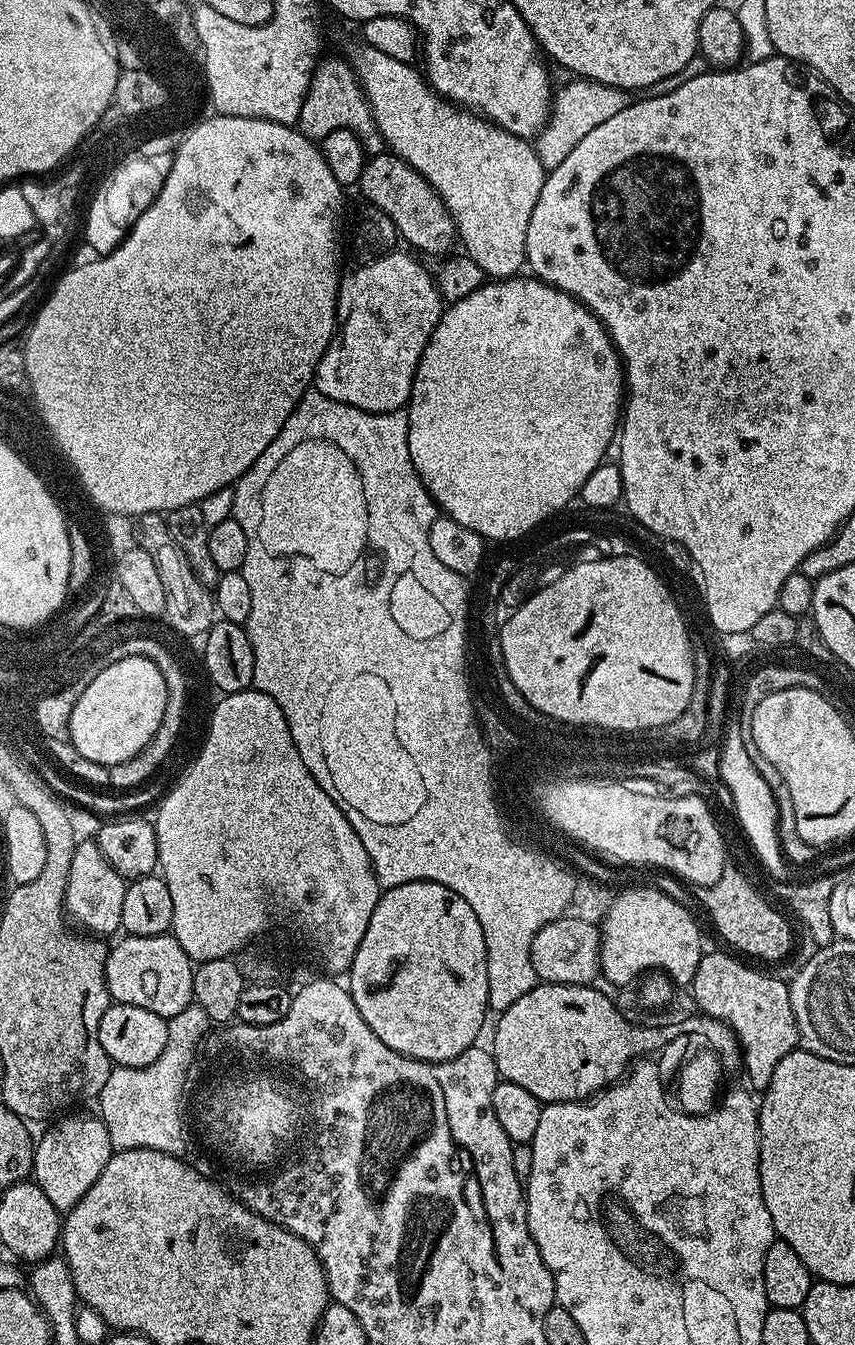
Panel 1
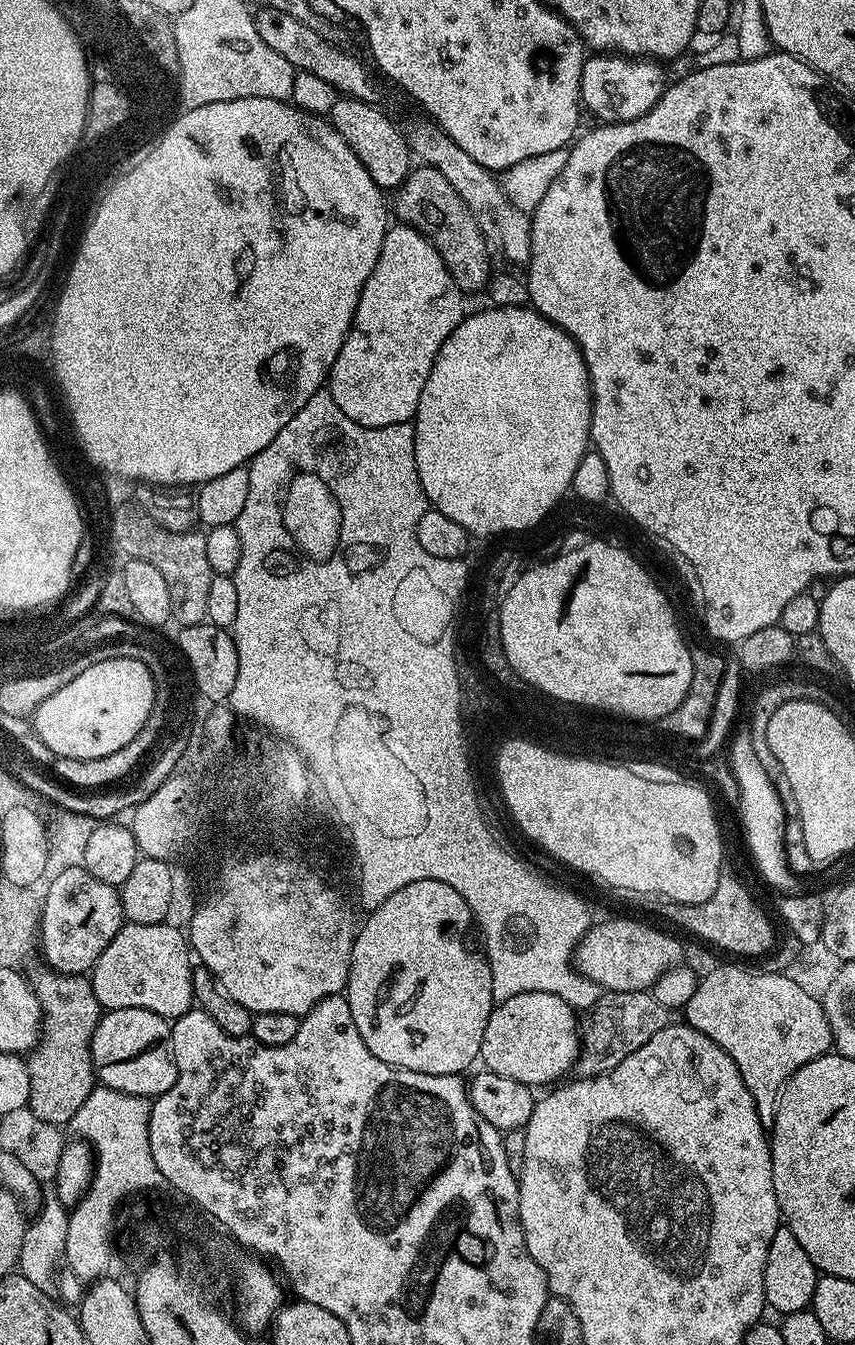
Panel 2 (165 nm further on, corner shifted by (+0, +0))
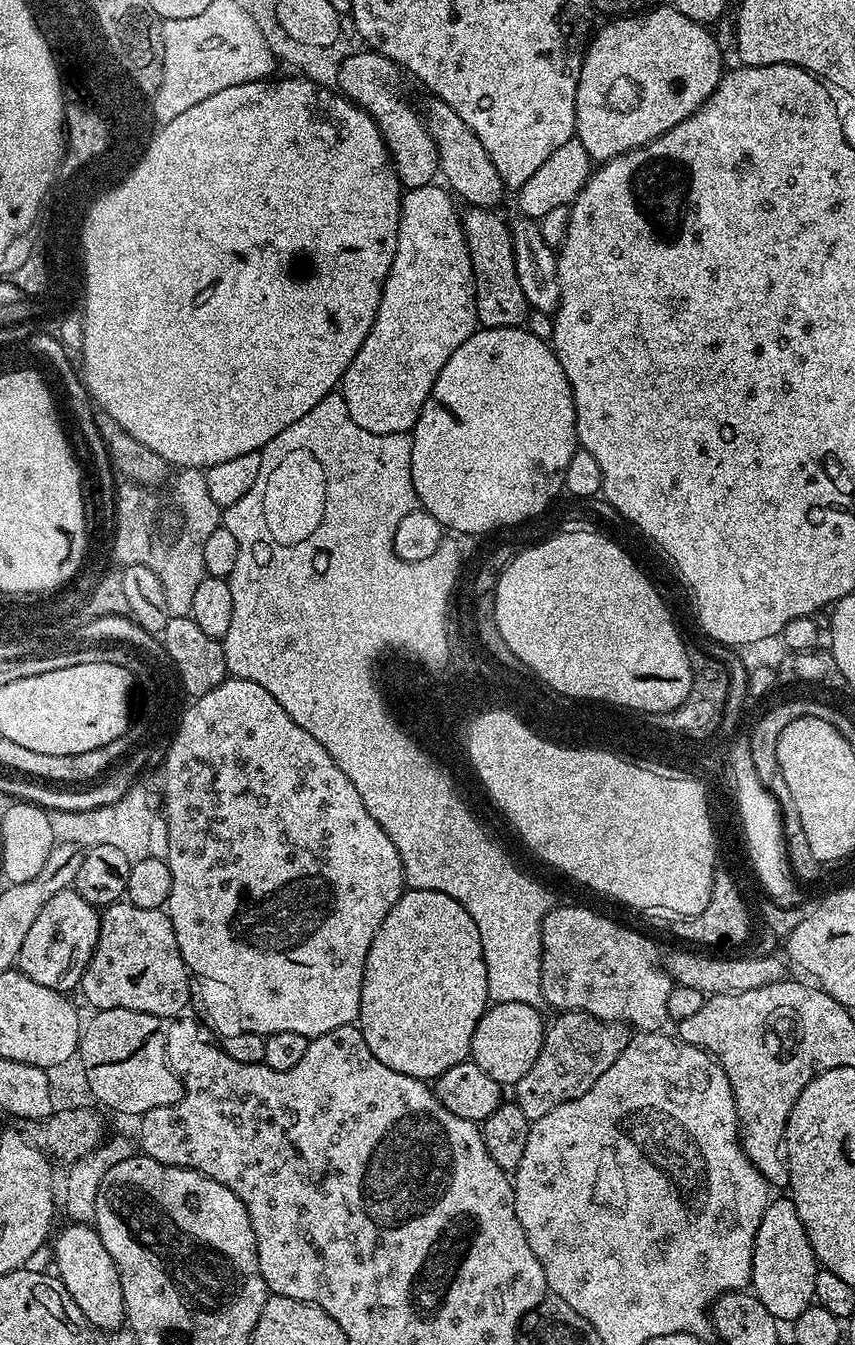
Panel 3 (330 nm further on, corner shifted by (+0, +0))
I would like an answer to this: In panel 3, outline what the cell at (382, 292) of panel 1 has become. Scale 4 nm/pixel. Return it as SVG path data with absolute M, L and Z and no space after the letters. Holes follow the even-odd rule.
M436 182L409 188L400 197L400 231L396 234L394 262L390 266L388 276L384 279L384 289L378 302L378 314L374 318L374 326L370 326L370 334L366 334L366 342L362 342L358 354L354 354L354 362L350 362L350 366L344 372L344 379L338 385L338 391L344 397L344 405L350 418L354 418L354 422L358 422L358 426L362 426L362 430L370 430L370 434L411 433L422 414L422 406L426 402L434 382L438 382L438 374L442 374L442 366L446 366L446 362L450 362L450 354L454 354L454 350L458 350L458 346L462 346L462 342L466 342L466 338L470 338L478 327L476 287L474 286L474 270L470 262L470 250L464 237L461 213L458 208L456 212L452 200L454 201L453 193L447 187Z

